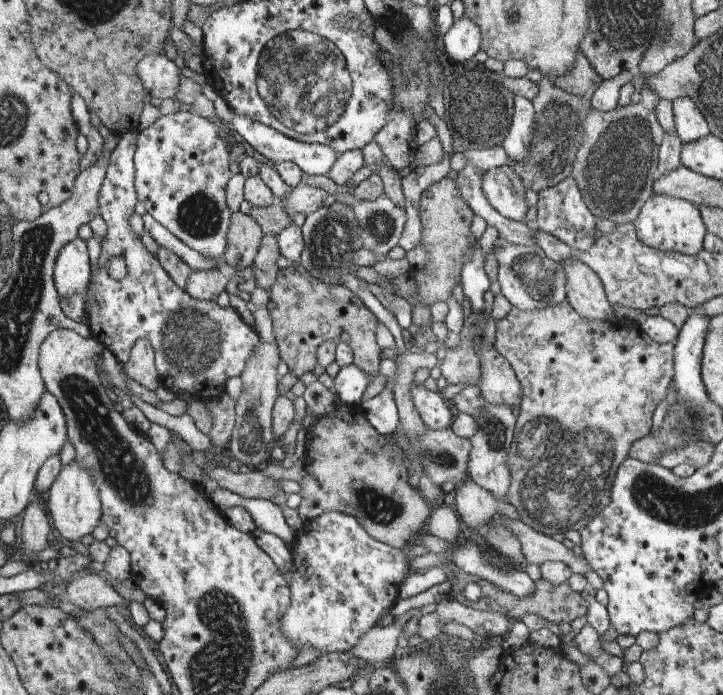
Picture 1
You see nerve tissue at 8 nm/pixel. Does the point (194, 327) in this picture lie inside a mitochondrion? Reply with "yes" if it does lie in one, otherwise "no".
yes

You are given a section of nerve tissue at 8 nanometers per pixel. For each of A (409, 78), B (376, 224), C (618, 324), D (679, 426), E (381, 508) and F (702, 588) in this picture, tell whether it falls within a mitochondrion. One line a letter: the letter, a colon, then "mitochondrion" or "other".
A: mitochondrion
B: mitochondrion
C: other
D: mitochondrion
E: mitochondrion
F: other

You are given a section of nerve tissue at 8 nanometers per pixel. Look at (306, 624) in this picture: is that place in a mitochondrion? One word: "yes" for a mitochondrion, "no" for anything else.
yes

